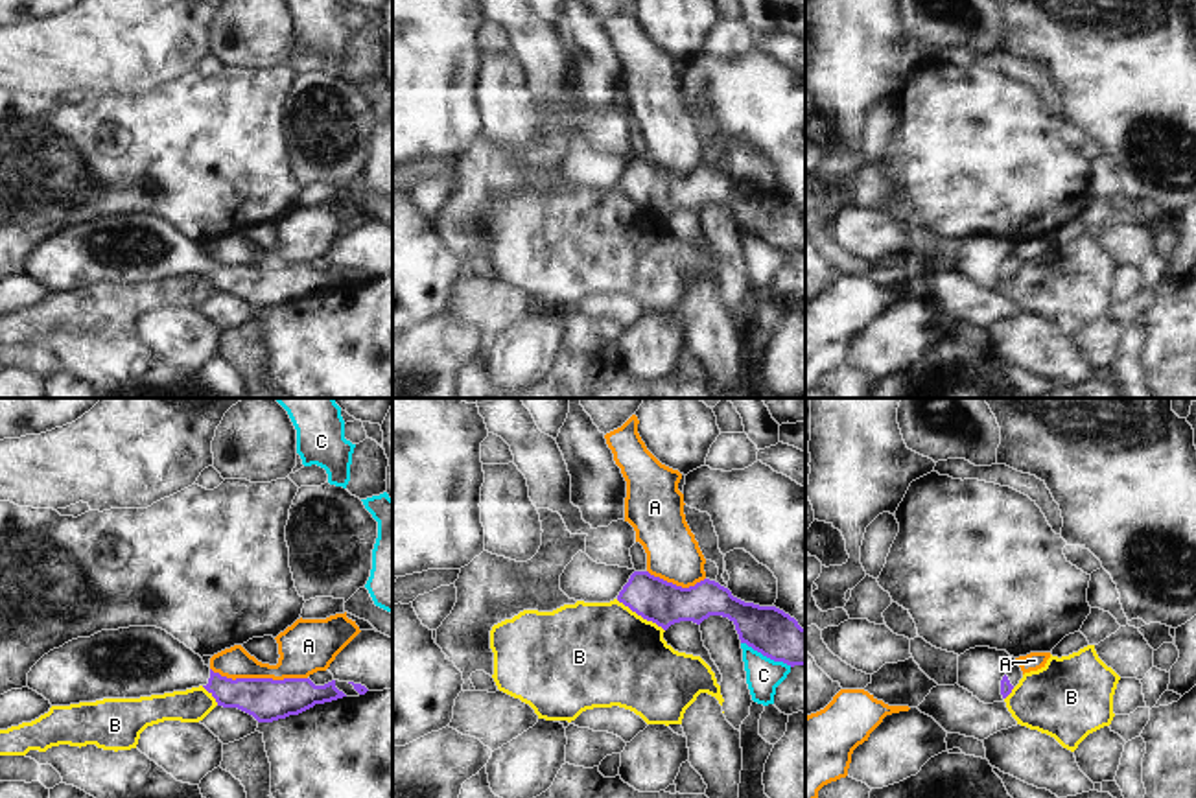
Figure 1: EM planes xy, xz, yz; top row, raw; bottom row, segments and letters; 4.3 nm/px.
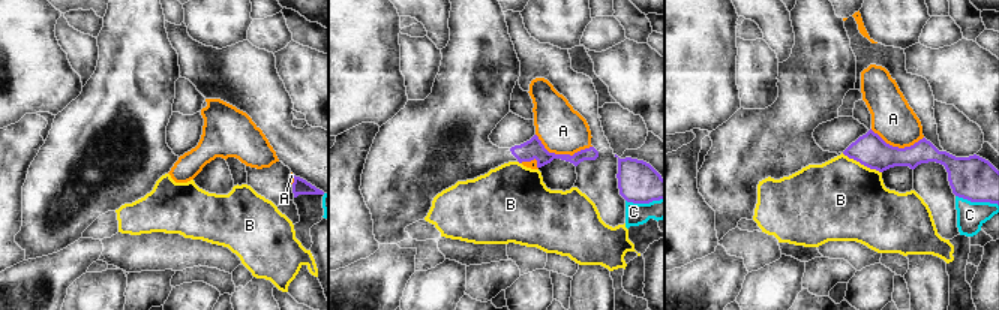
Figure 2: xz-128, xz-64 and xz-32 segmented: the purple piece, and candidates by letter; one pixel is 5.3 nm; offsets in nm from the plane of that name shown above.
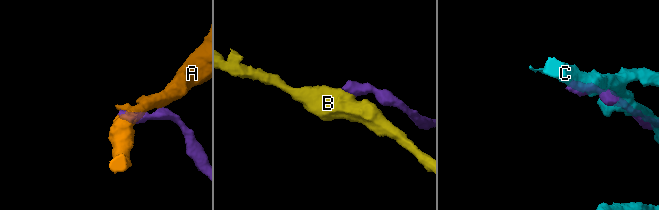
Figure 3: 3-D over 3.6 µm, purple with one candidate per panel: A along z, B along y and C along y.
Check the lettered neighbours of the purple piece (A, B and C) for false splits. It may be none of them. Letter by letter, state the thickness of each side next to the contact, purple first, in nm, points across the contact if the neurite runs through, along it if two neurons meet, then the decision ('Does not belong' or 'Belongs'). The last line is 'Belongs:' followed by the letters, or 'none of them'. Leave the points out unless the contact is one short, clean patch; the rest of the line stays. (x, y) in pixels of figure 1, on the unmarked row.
A: Thickness 190 nm (purple) against 240 nm. Boundary: xy (211, 255), (233, 266), (306, 266). Does not belong
B: Thickness 190 nm (purple) against 460 nm. Boundary: xz (616, 187), (664, 218). Does not belong
C: Thickness 200 nm (purple) against 160 nm. Does not belong
Belongs: none of them.

